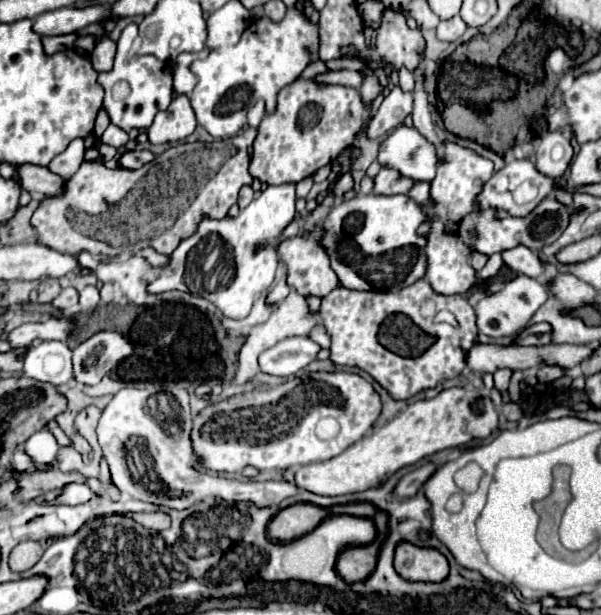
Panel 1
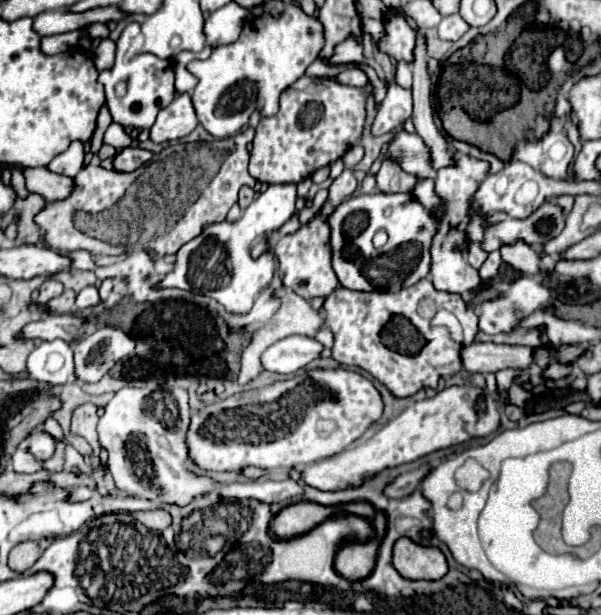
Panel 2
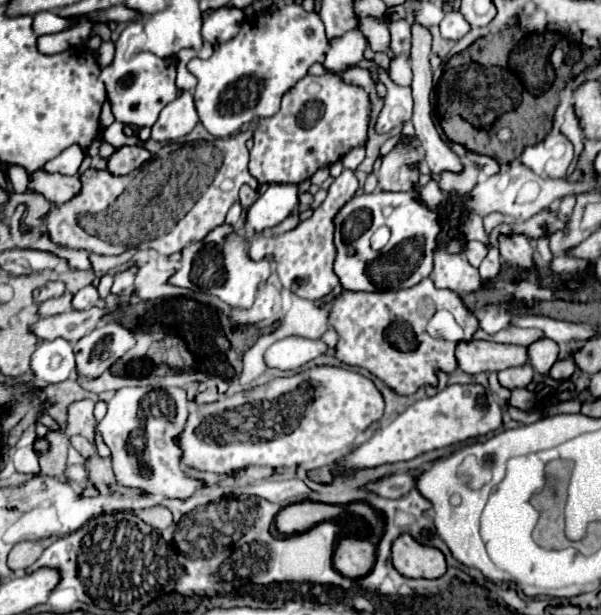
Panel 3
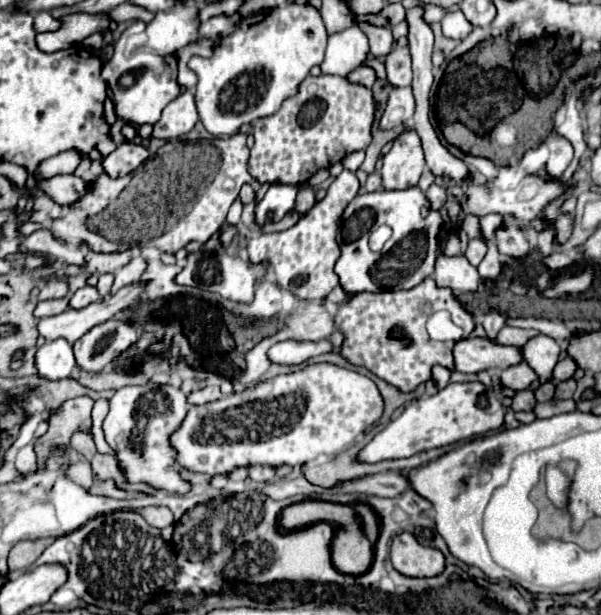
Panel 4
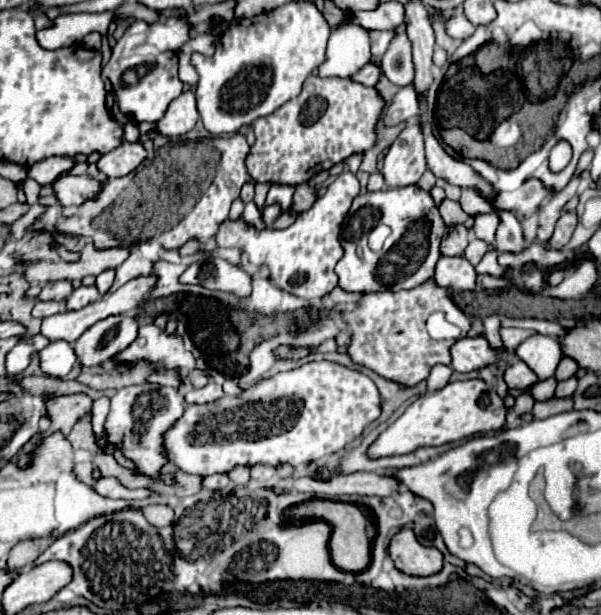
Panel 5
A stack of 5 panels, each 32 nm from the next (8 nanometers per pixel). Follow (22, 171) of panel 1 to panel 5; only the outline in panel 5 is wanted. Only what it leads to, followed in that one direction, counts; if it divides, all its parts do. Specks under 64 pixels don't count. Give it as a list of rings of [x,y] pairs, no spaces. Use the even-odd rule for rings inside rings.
[[[66,174],[52,182],[52,192],[56,200],[68,210],[78,208],[84,200],[96,196],[98,190],[100,190],[100,182],[94,178],[86,178],[86,176]]]

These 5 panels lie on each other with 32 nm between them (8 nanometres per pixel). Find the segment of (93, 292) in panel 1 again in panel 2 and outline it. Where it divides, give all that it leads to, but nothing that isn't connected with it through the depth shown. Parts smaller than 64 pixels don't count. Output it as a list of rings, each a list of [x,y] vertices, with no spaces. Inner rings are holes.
[[[86,286],[82,289],[82,292],[78,294],[78,300],[76,300],[76,306],[80,310],[86,310],[86,308],[94,308],[100,304],[100,298],[98,298],[98,288],[96,286]]]

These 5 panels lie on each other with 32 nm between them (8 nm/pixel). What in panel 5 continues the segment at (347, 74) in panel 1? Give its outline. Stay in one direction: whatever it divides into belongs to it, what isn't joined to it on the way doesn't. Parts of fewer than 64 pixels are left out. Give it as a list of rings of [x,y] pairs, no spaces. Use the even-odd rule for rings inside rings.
[[[366,64],[364,68],[360,68],[360,72],[352,74],[352,80],[364,84],[364,86],[374,86],[380,78],[380,70],[374,64]]]

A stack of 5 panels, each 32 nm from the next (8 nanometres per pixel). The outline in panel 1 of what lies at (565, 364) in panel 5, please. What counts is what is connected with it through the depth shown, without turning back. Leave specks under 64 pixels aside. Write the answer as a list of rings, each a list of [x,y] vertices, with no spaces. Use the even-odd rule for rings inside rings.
[[[542,366],[538,372],[536,372],[536,378],[538,378],[538,384],[550,384],[554,382],[556,378],[562,376],[562,368],[558,366]]]

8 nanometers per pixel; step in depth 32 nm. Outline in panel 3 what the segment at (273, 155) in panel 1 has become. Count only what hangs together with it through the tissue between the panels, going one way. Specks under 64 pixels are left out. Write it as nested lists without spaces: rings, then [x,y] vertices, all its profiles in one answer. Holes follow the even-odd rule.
[[[326,74],[326,76],[304,76],[302,80],[298,80],[292,88],[292,92],[286,92],[282,96],[282,106],[278,110],[278,114],[270,116],[270,118],[260,118],[256,128],[254,128],[254,146],[250,150],[250,174],[260,182],[260,184],[300,184],[304,180],[308,180],[318,168],[330,166],[334,162],[338,162],[346,152],[350,152],[356,146],[362,146],[366,140],[366,130],[368,130],[368,114],[370,114],[370,104],[368,104],[368,92],[364,88],[352,86],[352,84],[344,84],[342,78],[338,74]]]

